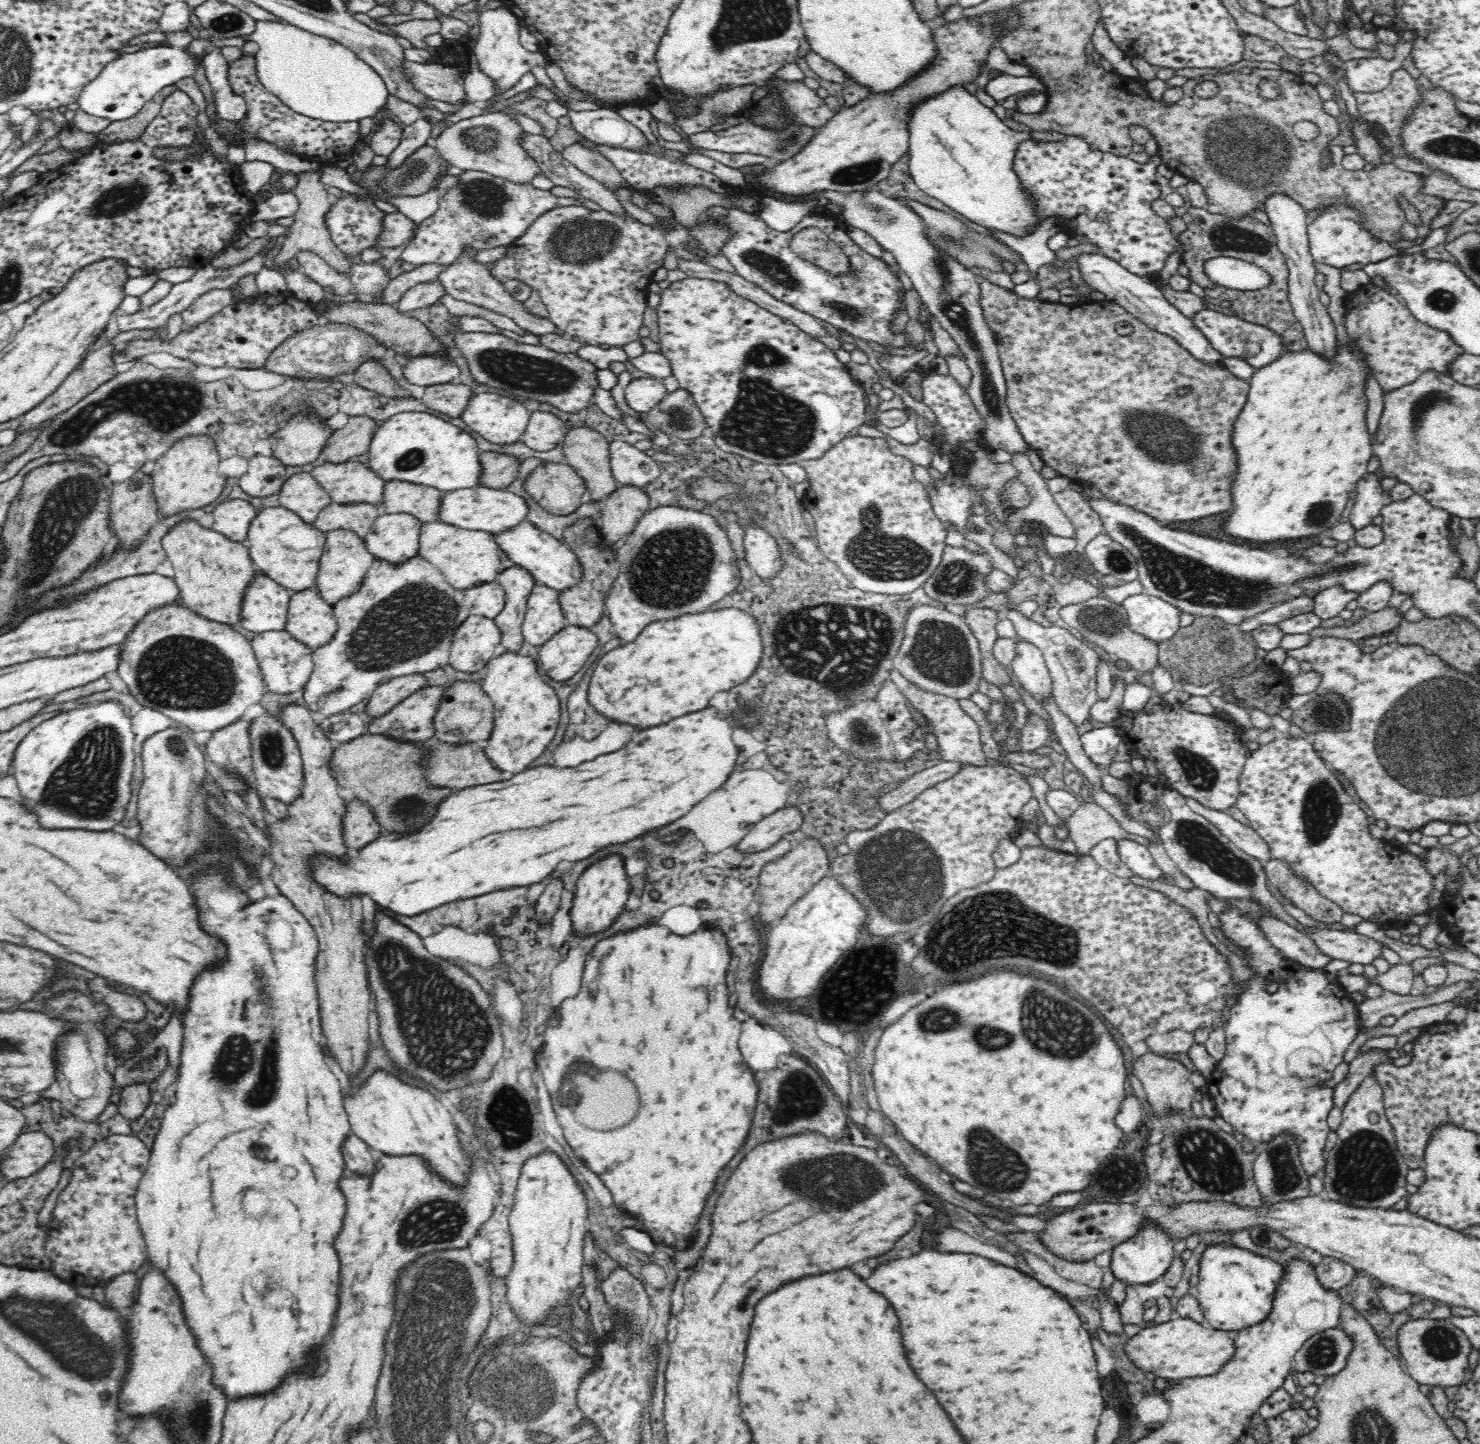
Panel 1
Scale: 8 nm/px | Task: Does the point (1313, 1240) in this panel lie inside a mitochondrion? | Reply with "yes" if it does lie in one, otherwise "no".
no

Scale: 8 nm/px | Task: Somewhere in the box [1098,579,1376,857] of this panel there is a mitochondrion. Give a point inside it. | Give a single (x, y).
(1321, 809)

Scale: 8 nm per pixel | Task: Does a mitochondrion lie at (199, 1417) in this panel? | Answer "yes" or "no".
yes

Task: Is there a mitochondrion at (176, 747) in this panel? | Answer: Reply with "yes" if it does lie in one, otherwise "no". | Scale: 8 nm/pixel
yes

